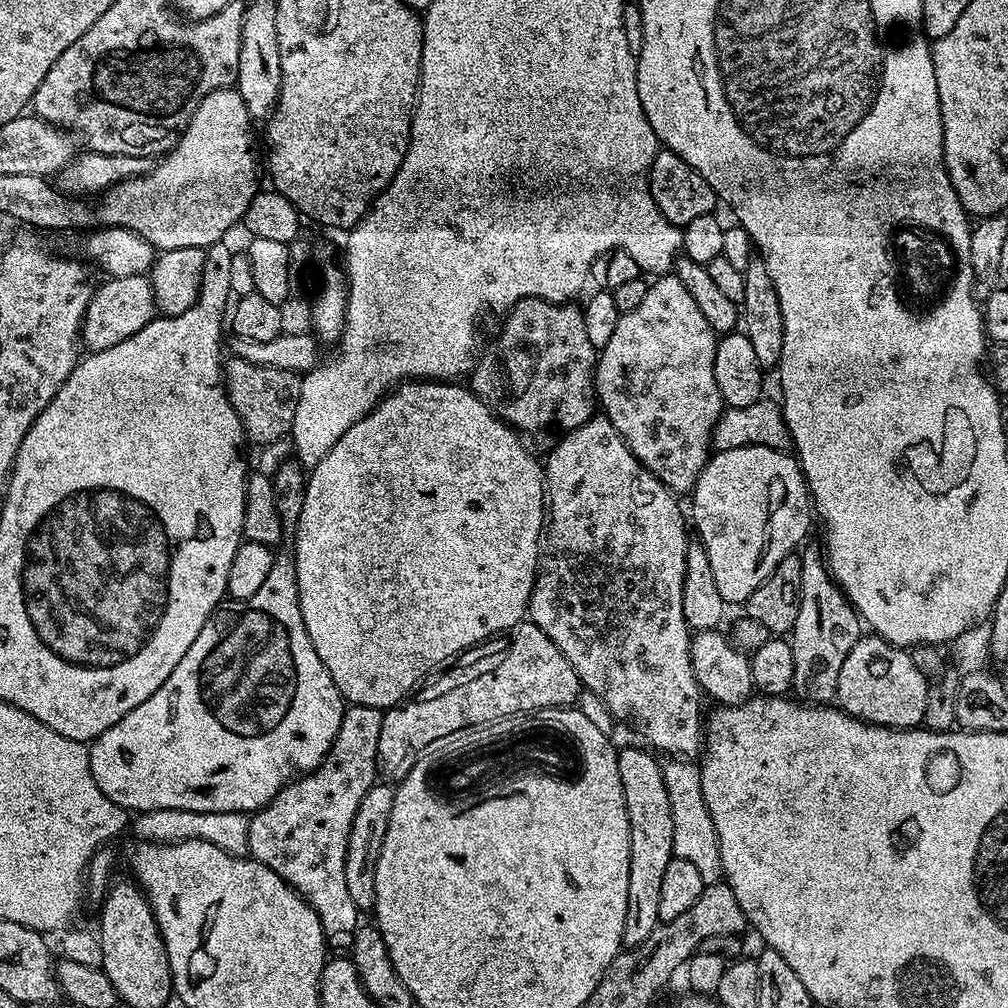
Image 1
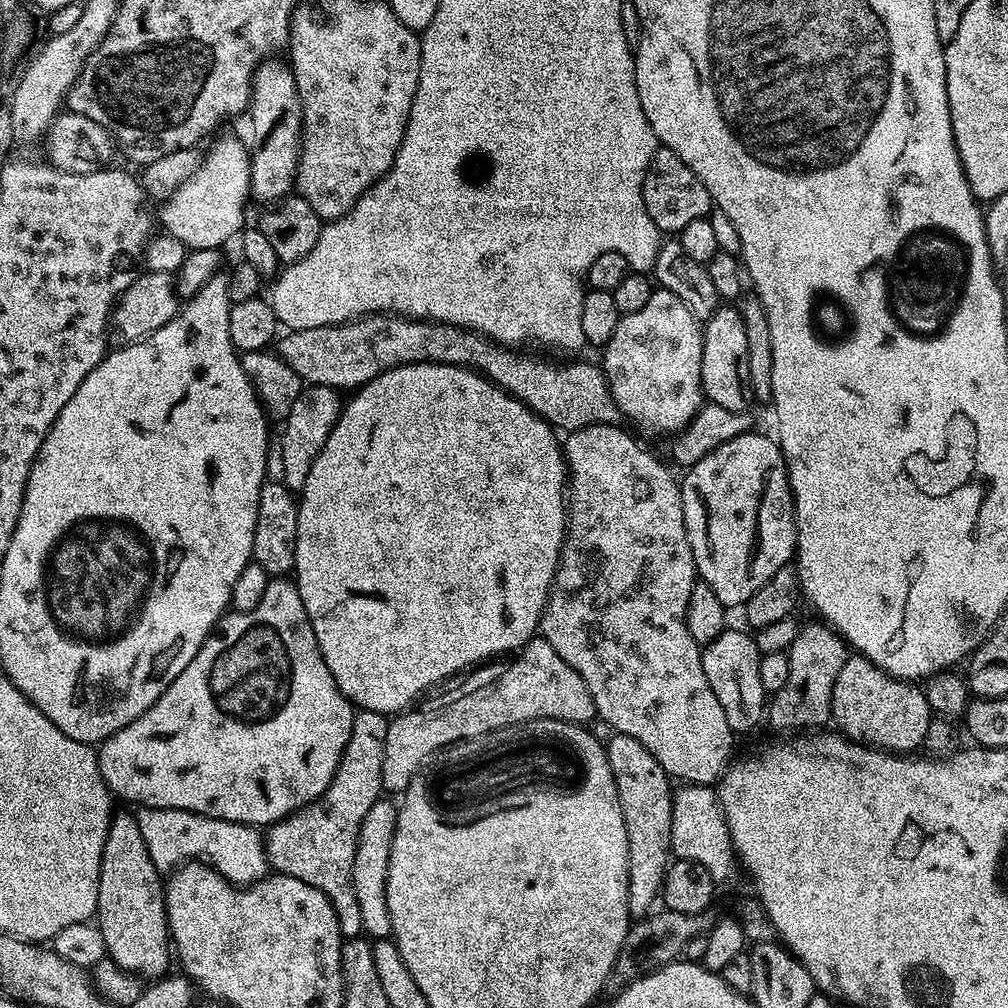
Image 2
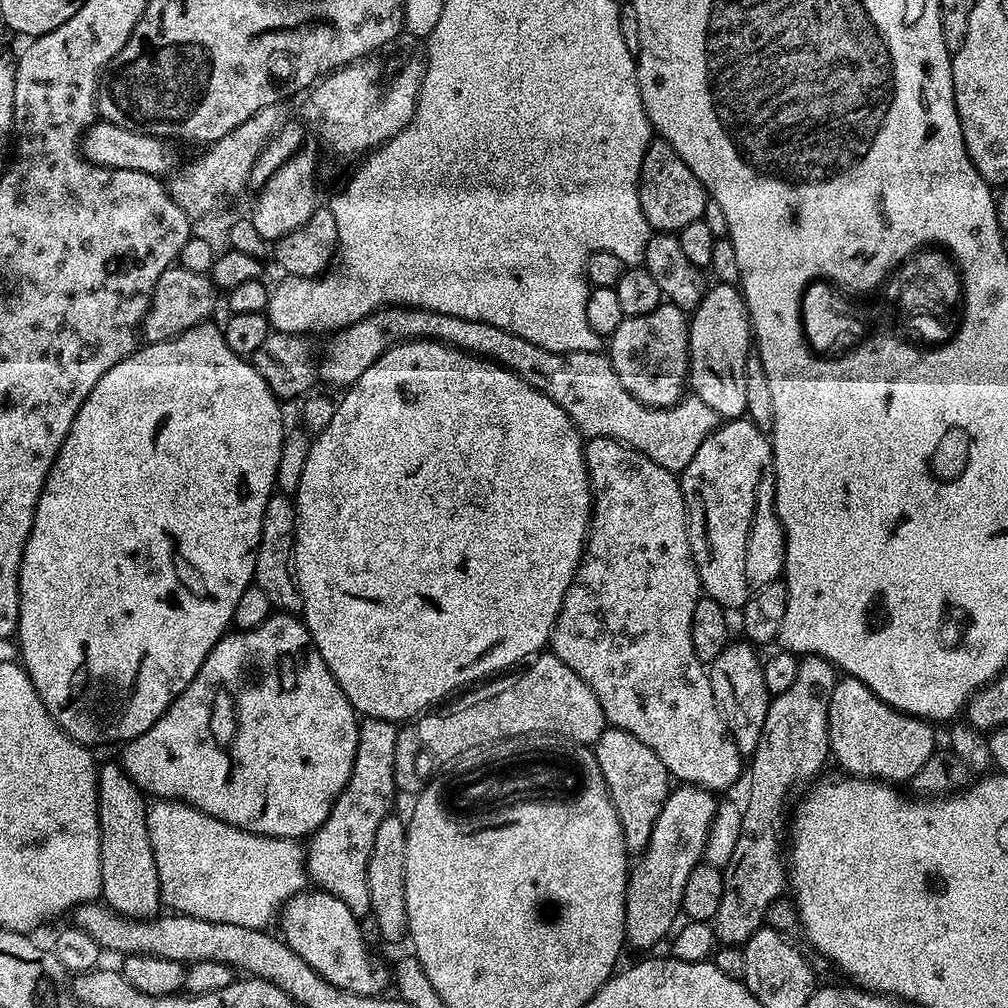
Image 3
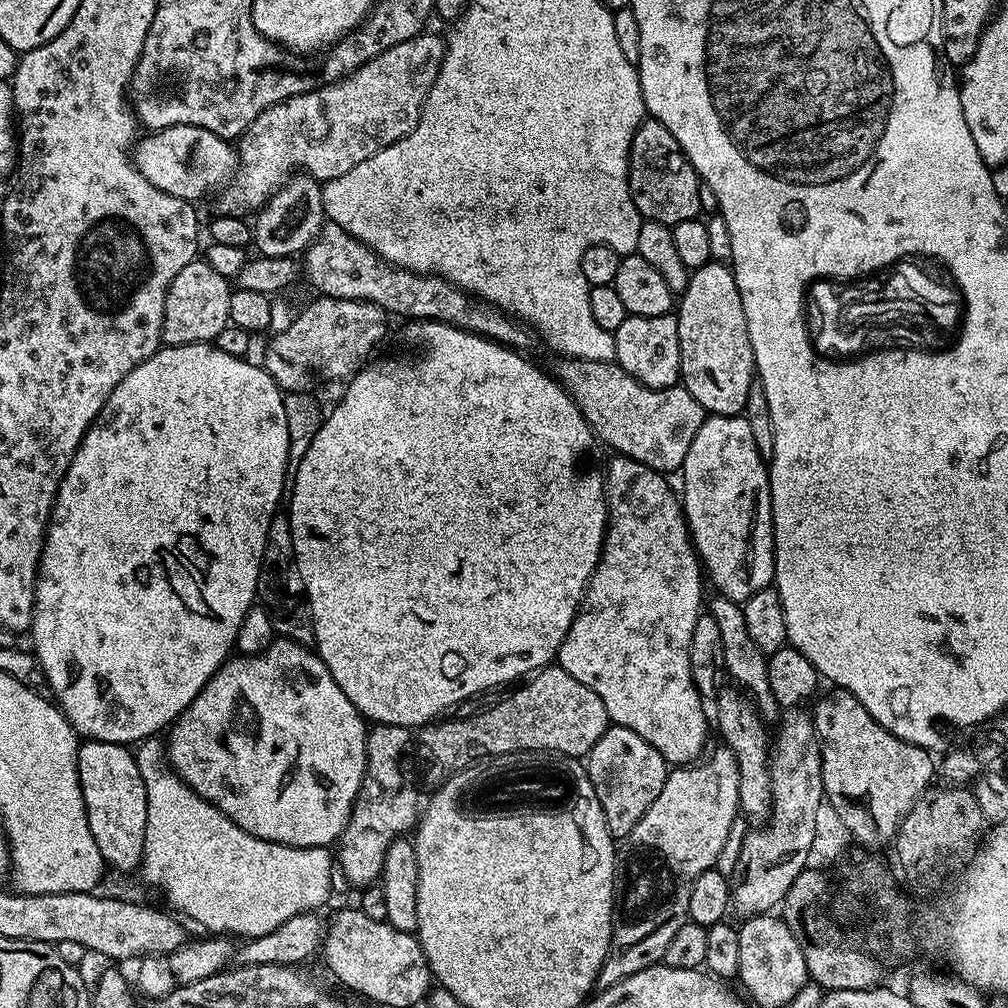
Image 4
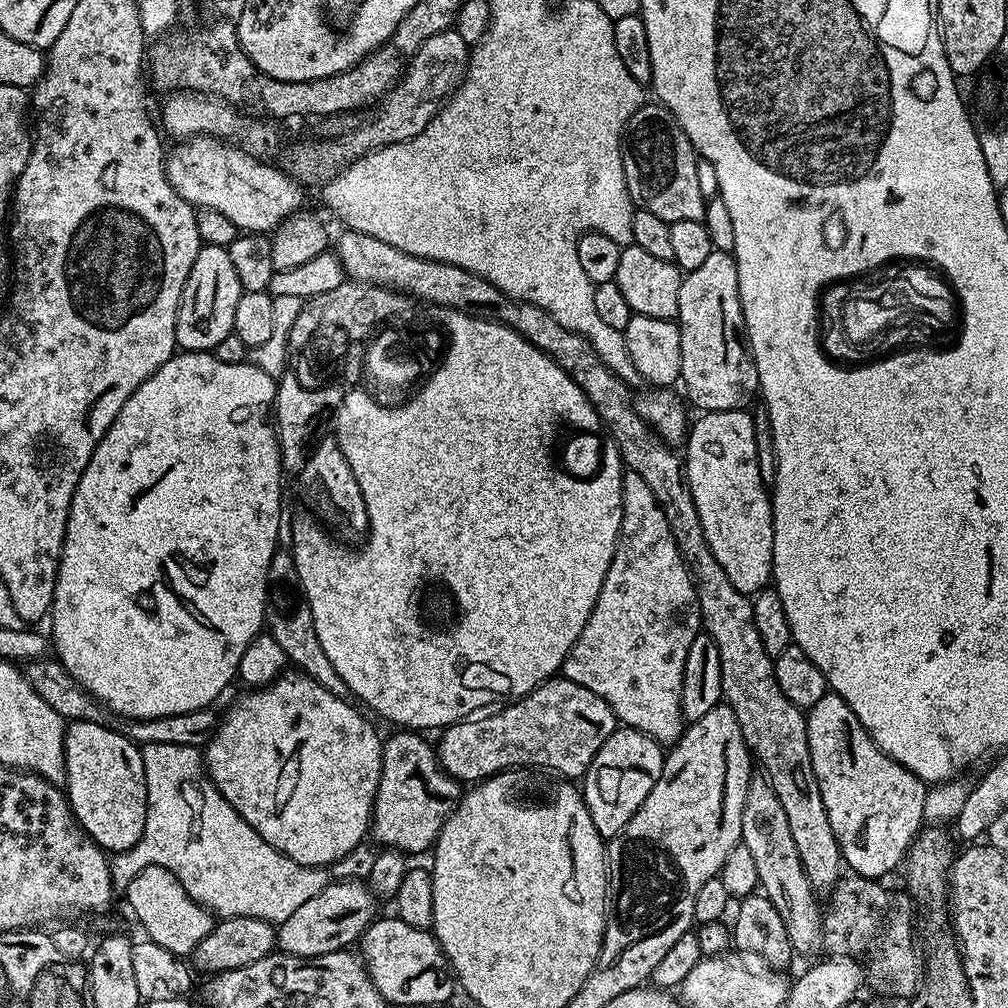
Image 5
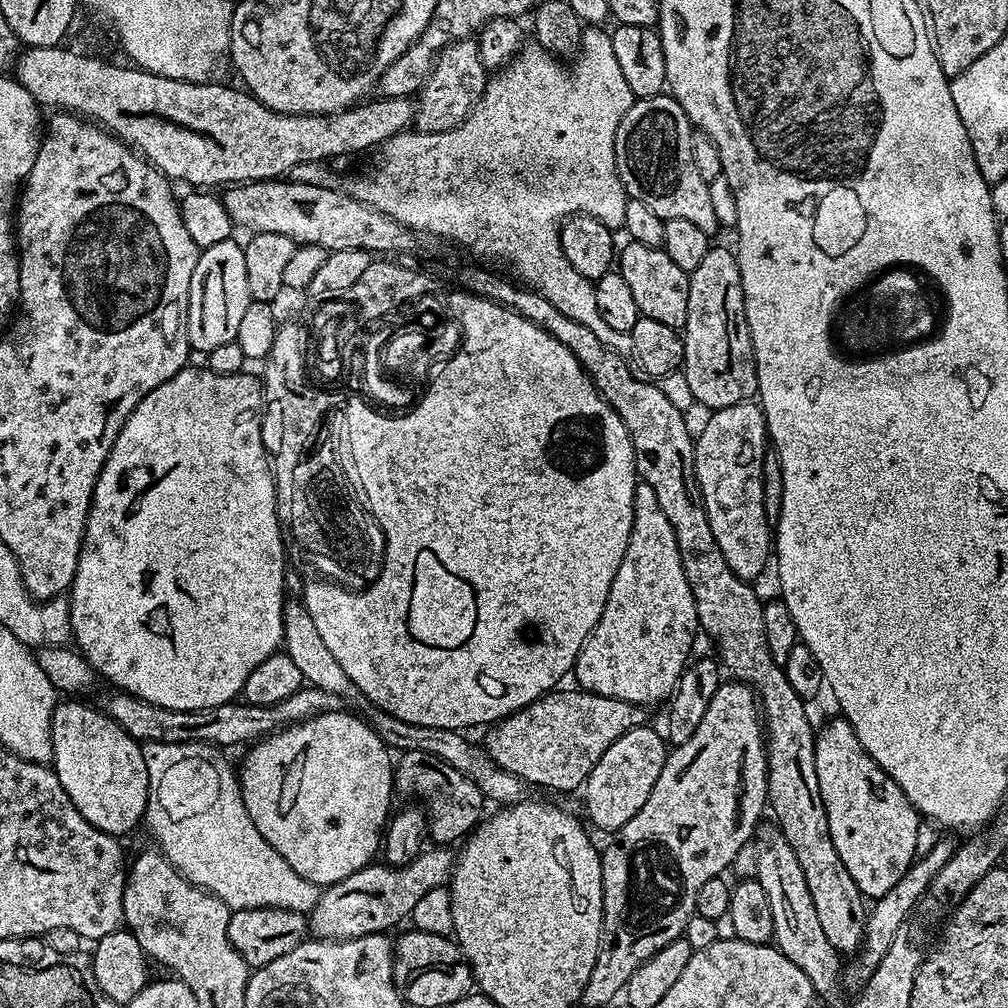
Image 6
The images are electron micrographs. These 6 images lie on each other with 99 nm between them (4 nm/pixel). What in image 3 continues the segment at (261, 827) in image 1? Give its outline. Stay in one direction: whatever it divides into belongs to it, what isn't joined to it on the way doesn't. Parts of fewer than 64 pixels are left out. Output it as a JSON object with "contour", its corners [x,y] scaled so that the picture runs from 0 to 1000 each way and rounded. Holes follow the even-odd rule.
{"contour":[[[368,712],[358,713],[356,719],[355,744],[351,748],[349,767],[323,815],[305,830],[302,860],[307,874],[314,882],[331,887],[347,899],[347,907],[361,911],[369,903],[365,856],[367,843],[371,841],[371,827],[375,827],[375,818],[390,805],[389,797],[395,791],[391,776],[391,740],[395,722],[390,715]]]}

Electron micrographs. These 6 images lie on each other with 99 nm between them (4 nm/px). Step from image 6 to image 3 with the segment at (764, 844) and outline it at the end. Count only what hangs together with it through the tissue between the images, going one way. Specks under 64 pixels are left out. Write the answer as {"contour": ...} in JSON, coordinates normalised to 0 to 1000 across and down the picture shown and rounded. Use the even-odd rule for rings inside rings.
{"contour":[[[724,637],[708,653],[702,663],[704,685],[708,685],[710,703],[716,708],[716,716],[724,724],[732,744],[736,748],[744,748],[752,740],[752,732],[756,732],[756,720],[760,720],[760,704],[763,689],[760,685],[760,673],[756,673],[756,651],[742,637]]]}

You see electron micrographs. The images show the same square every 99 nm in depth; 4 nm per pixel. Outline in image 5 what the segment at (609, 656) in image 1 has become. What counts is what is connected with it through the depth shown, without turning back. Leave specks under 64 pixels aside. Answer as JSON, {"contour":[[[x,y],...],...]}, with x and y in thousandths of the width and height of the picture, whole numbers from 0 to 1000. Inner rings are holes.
{"contour":[[[620,467],[619,477],[617,478],[617,522],[613,530],[609,554],[605,558],[605,565],[601,565],[601,577],[597,577],[593,597],[589,597],[589,605],[585,609],[577,629],[573,629],[573,637],[569,637],[565,649],[560,654],[559,674],[573,677],[573,681],[581,681],[581,685],[589,685],[589,688],[593,688],[593,692],[597,692],[603,697],[605,704],[611,709],[612,715],[618,721],[631,722],[647,734],[652,734],[656,740],[666,740],[675,733],[681,721],[681,715],[675,709],[677,669],[681,665],[681,648],[685,645],[685,637],[688,637],[688,633],[694,626],[696,626],[696,616],[692,593],[687,580],[687,570],[683,567],[683,563],[677,558],[675,547],[669,538],[669,530],[665,526],[665,518],[661,518],[661,510],[657,510],[657,506],[649,494],[649,486],[645,486],[645,482],[641,482],[641,477],[634,470]]]}

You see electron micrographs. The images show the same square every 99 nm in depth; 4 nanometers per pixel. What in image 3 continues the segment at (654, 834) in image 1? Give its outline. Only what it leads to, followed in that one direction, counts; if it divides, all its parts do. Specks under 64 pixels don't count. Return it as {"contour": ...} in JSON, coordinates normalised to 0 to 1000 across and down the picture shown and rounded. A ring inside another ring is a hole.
{"contour":[[[600,721],[599,727],[591,733],[589,745],[593,764],[597,764],[599,779],[603,781],[617,819],[619,837],[624,846],[634,847],[645,835],[645,827],[649,827],[649,817],[653,815],[653,808],[657,808],[657,800],[665,785],[661,760],[657,760],[657,752],[653,752],[641,736],[633,736],[629,728],[616,722]]]}

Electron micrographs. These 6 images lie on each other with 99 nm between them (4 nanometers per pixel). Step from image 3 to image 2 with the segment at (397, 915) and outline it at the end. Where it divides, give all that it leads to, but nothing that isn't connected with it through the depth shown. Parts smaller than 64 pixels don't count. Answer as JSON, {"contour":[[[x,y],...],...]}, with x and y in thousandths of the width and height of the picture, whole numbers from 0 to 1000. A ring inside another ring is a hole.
{"contour":[[[378,792],[367,800],[363,813],[359,814],[359,823],[355,827],[355,839],[351,847],[351,888],[355,890],[355,903],[359,903],[360,928],[370,934],[384,933],[389,927],[387,903],[383,897],[383,869],[387,859],[387,839],[391,835],[393,822],[393,807],[395,805],[388,793]]]}

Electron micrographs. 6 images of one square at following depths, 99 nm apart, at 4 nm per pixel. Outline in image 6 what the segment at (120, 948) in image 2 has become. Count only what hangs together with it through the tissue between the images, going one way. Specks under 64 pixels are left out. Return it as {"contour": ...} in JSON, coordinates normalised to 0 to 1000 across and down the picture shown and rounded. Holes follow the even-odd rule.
{"contour":[[[67,692],[57,697],[52,706],[52,756],[58,776],[62,776],[62,784],[69,788],[69,796],[97,823],[116,831],[123,831],[126,825],[140,820],[143,805],[147,799],[147,769],[143,755],[143,743],[140,735],[129,732],[117,716],[113,716],[105,707],[90,697],[82,698],[82,693]]]}

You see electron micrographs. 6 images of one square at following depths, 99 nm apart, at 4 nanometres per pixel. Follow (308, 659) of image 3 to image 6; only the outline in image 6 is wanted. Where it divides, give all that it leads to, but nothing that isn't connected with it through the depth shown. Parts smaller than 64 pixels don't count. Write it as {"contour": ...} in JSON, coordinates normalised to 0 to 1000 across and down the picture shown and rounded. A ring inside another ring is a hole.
{"contour":[[[344,705],[316,706],[313,710],[307,710],[304,714],[287,718],[286,721],[279,722],[278,725],[253,735],[245,743],[247,746],[243,748],[242,755],[236,758],[240,796],[244,796],[244,808],[248,808],[248,815],[252,815],[252,819],[256,819],[256,827],[260,827],[260,831],[264,831],[264,835],[268,835],[268,839],[272,843],[276,843],[276,847],[280,847],[280,851],[284,851],[284,855],[288,855],[288,863],[292,863],[292,867],[296,867],[301,873],[307,873],[318,879],[339,875],[339,871],[347,871],[347,867],[359,863],[365,856],[374,852],[375,846],[378,844],[378,832],[387,813],[387,807],[390,805],[390,747],[385,739],[379,736],[379,732],[375,732],[375,728],[371,728],[371,724],[365,719],[364,714]]]}

